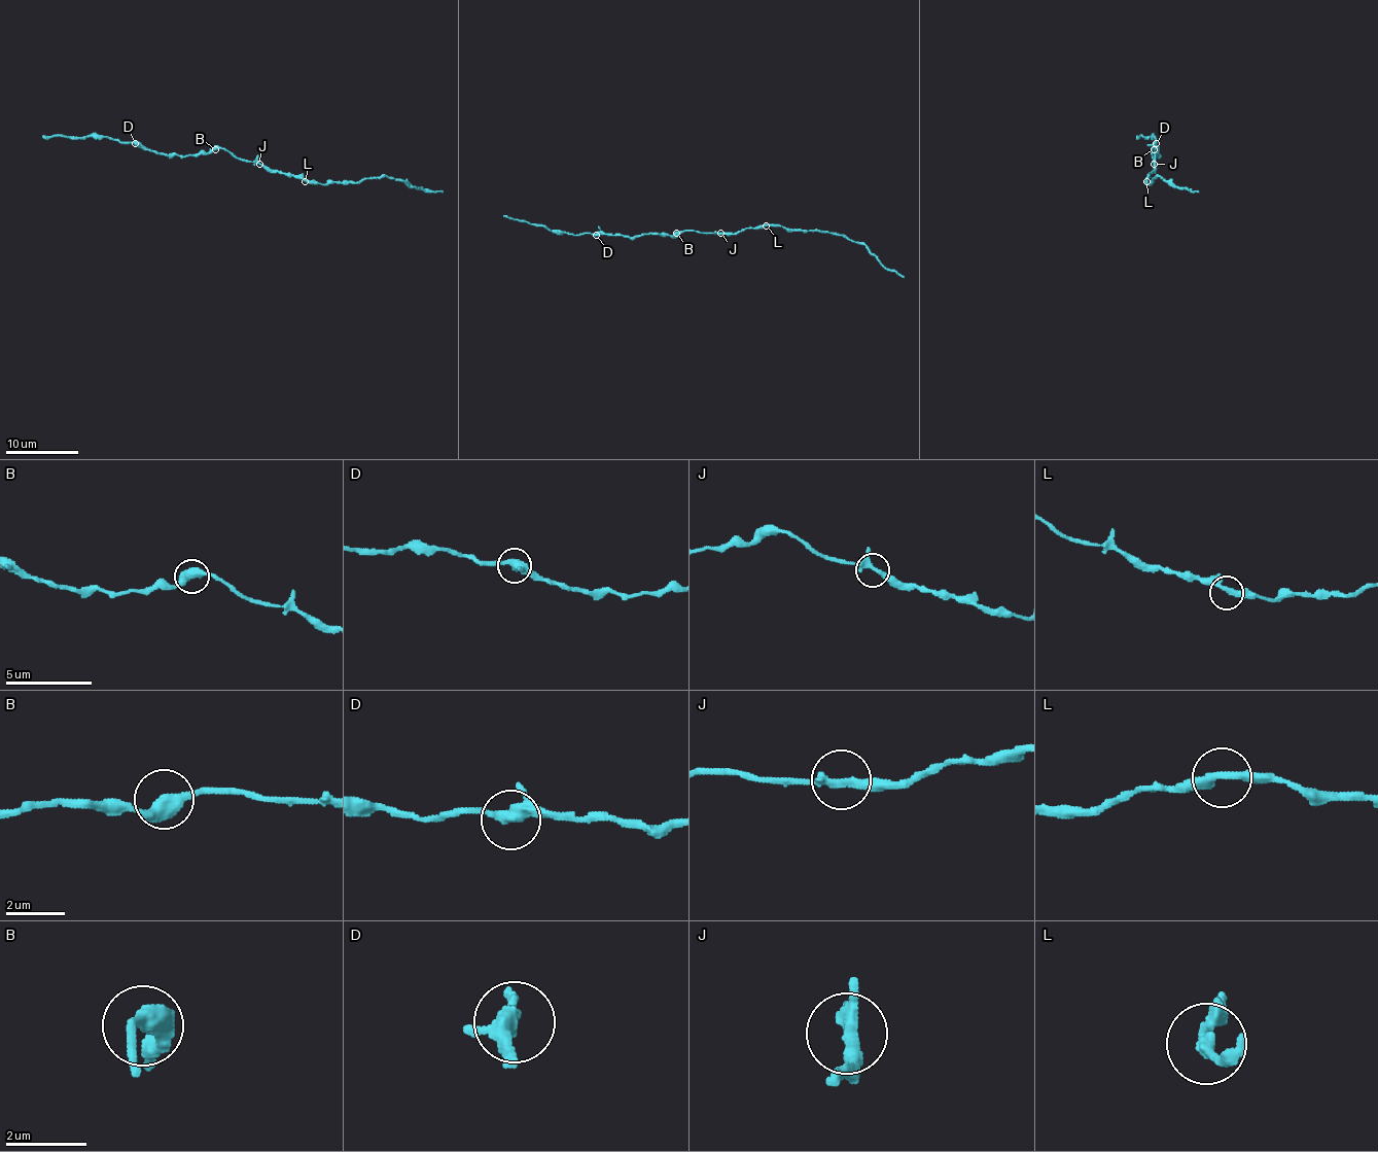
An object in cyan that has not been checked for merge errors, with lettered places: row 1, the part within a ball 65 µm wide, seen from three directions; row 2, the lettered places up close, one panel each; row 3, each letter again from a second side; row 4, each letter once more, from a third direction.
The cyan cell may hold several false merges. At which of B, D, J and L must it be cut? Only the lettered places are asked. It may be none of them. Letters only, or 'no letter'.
no letter

